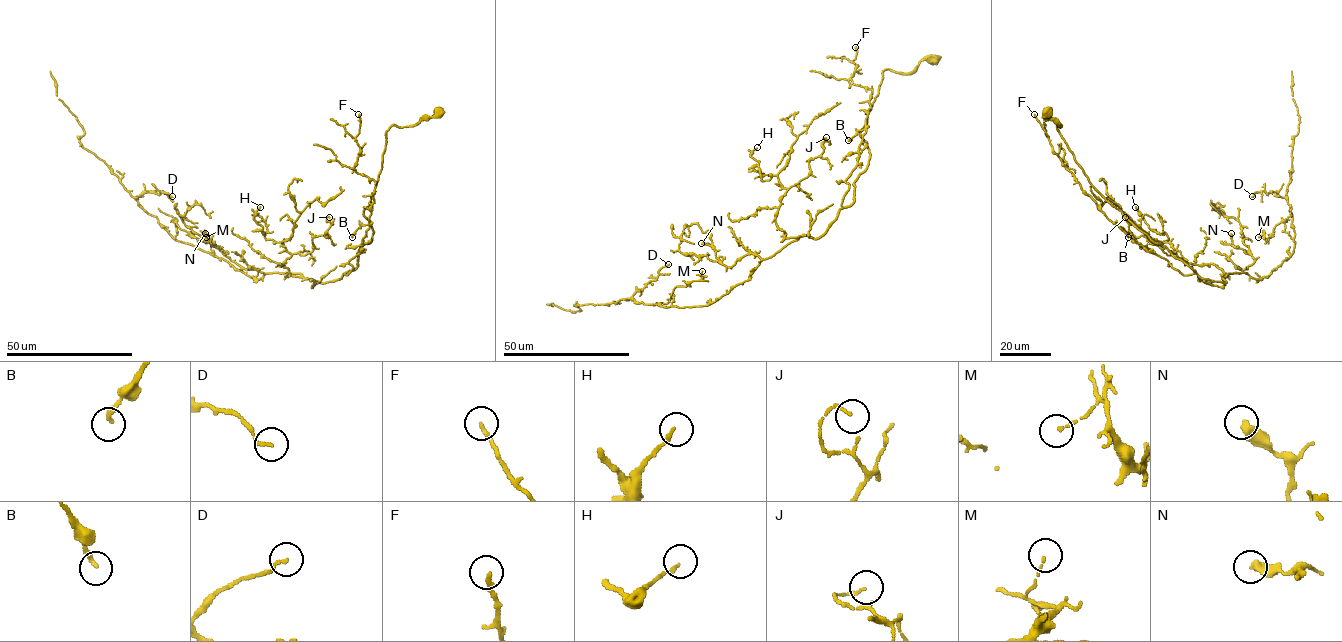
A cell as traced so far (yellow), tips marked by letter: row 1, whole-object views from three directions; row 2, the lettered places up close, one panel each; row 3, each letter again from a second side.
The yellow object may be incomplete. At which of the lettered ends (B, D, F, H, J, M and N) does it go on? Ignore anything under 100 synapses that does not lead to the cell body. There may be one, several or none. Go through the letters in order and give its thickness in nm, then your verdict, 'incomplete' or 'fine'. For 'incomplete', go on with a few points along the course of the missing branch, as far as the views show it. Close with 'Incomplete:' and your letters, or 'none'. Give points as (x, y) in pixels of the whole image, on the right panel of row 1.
B: calibre 220 nm; fine
D: calibre 140 nm; fine
F: calibre 190 nm; fine
H: calibre 150 nm; fine
J: calibre 110 nm; fine
M: calibre 120 nm; fine
N: calibre 360 nm; fine
Incomplete: none

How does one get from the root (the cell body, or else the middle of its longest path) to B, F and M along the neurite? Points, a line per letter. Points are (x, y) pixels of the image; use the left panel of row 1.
B: (440, 112), (386, 131), (382, 168), (364, 210), (372, 240), (345, 274), (369, 226), (352, 237)
F: (440, 112), (386, 131), (364, 210), (372, 240), (345, 274), (361, 252), (375, 188), (354, 169), (358, 114)
M: (440, 112), (386, 131), (364, 210), (372, 240), (340, 278), (247, 276), (178, 241), (175, 222), (206, 237)

